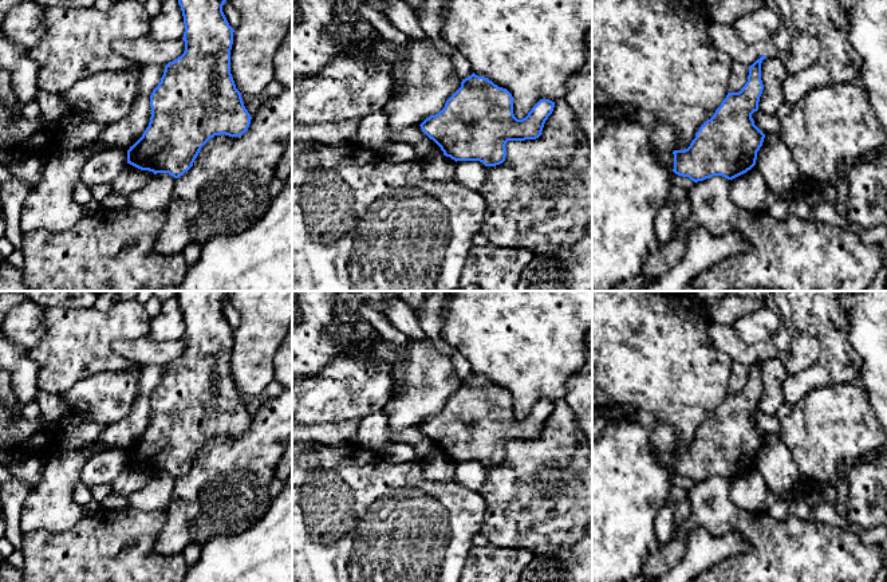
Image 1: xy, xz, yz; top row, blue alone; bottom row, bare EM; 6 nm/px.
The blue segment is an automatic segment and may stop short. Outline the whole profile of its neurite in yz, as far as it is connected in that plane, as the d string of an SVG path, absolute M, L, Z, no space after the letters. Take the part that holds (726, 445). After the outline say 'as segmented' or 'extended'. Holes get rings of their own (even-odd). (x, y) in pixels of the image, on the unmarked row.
M762 354L749 366L748 382L738 393L728 393L714 416L707 420L695 433L695 439L685 451L674 451L673 472L698 483L713 476L733 480L756 465L757 452L762 447L765 434L754 425L752 414L758 410L760 397L764 390L761 381L761 363L766 357Z | as segmented

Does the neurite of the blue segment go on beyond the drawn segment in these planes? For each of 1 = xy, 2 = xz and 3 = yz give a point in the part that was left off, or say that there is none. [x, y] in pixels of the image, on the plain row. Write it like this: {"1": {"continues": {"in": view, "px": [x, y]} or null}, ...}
{"1": {"continues": null}, "2": {"continues": null}, "3": {"continues": null}}

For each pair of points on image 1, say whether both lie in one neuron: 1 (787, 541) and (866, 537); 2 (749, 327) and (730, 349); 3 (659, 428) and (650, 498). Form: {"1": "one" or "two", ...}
{"1": "two", "2": "two", "3": "two"}

